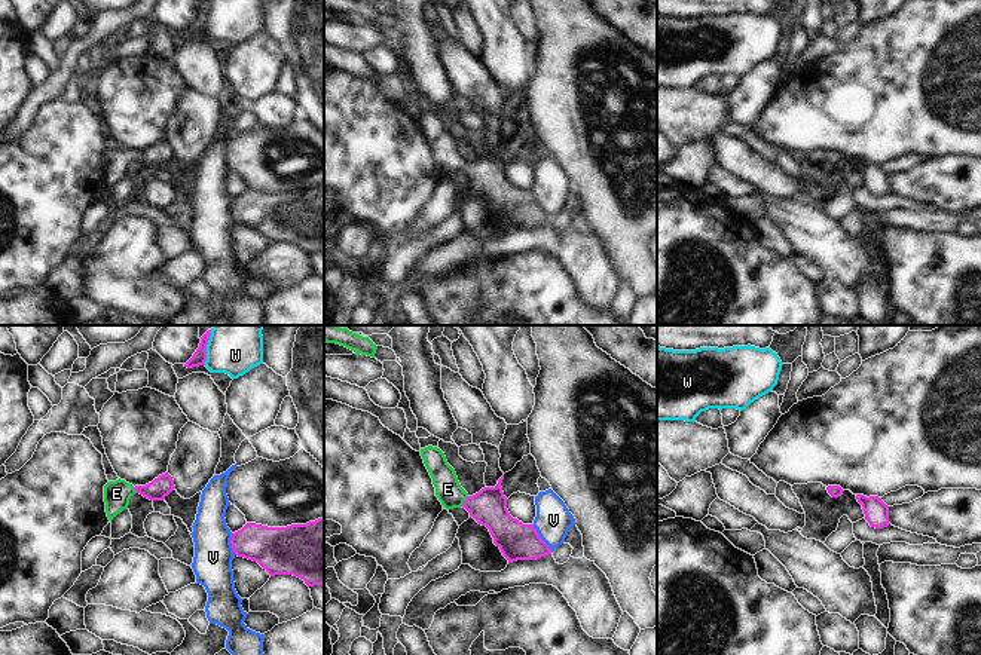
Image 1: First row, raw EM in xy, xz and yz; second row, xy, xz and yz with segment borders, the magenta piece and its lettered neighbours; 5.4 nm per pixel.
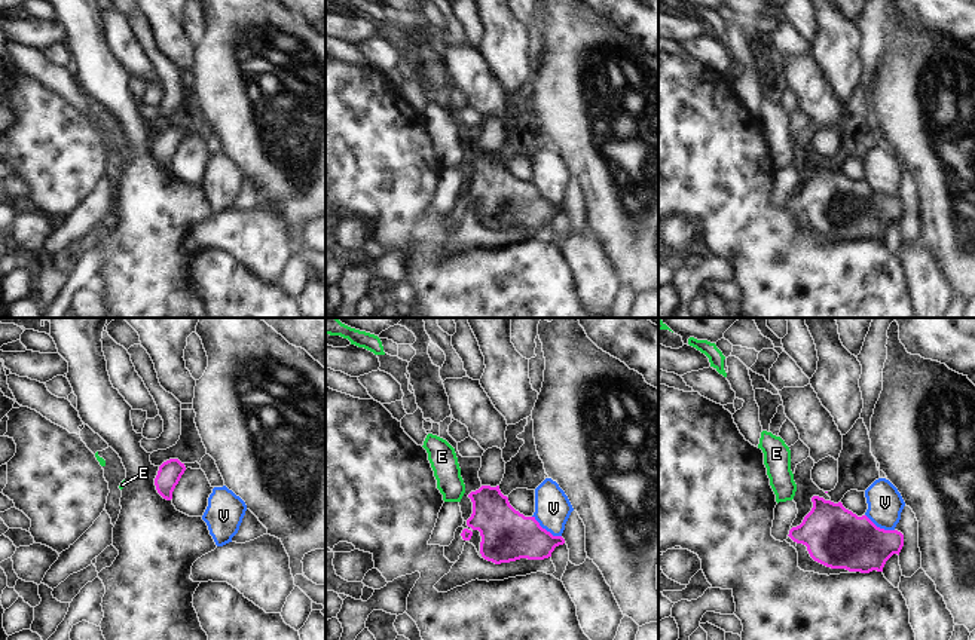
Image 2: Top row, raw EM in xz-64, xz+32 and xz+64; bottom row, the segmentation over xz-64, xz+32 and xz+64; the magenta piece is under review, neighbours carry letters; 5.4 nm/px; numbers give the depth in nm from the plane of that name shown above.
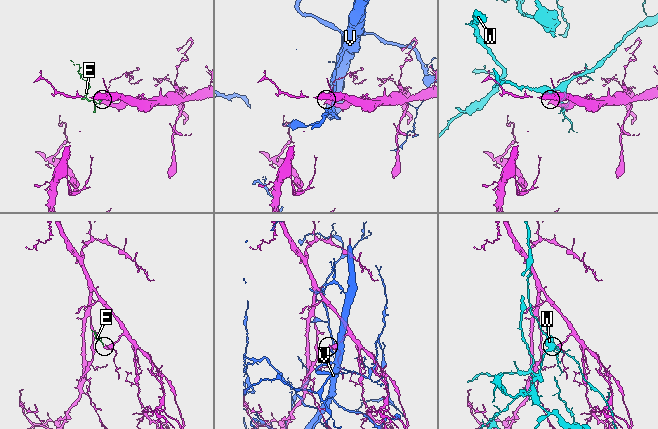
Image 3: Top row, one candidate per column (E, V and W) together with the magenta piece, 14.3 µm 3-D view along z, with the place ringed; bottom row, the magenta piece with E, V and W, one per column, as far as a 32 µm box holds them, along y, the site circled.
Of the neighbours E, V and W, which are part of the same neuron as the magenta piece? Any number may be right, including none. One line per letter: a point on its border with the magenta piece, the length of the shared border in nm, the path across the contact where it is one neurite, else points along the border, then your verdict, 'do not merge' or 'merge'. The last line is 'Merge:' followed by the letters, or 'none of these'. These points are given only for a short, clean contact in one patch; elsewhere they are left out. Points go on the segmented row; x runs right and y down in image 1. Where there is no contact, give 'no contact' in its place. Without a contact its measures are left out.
E: contact xz (464, 501); length 70 nm; way xz (488, 507), (464, 501), (448, 489); merge
V: contact xz (540, 538); length 190 nm; do not merge
W: contact xy (205, 346); length 200 nm; border xy (213, 328), (204, 364); do not merge
Merge: E

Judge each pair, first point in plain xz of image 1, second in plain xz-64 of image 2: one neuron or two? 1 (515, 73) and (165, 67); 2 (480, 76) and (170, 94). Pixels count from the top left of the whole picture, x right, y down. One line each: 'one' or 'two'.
1: two
2: two

